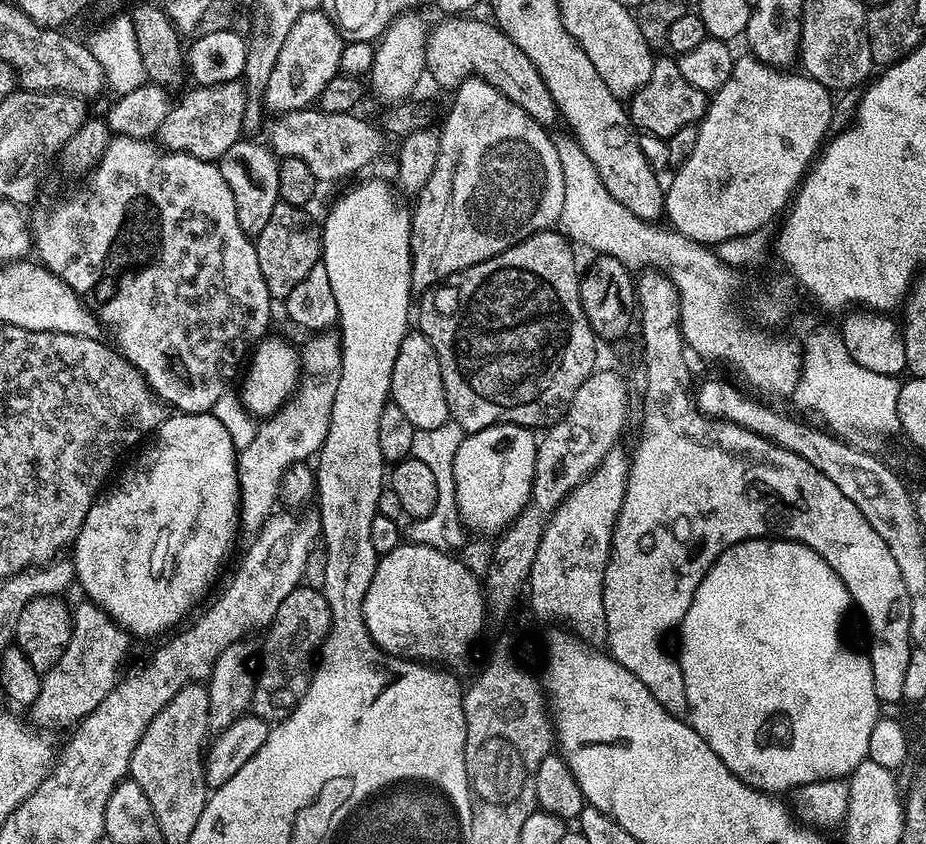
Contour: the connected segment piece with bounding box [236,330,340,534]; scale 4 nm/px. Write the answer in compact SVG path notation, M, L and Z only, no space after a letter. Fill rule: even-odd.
M325 330L307 337L304 348L299 349L300 354L300 383L296 385L296 391L291 398L284 403L284 407L273 416L267 417L264 424L248 440L245 448L239 449L236 458L238 470L238 482L240 483L240 528L249 534L259 532L261 526L267 522L277 507L280 498L280 480L286 474L291 464L308 462L319 453L322 442L328 433L330 426L330 410L334 406L334 394L338 390L338 378L340 377L340 338L339 335Z

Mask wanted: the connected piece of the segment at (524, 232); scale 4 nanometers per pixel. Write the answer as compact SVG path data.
M471 76L470 79L462 81L460 87L455 89L452 100L452 109L448 112L448 117L444 120L444 128L439 129L440 149L438 150L438 162L434 162L434 174L426 182L426 186L415 197L416 208L411 209L412 213L412 287L417 293L423 294L430 288L436 287L441 280L447 280L456 272L461 272L464 268L474 266L478 262L486 262L498 254L502 254L507 248L514 247L518 242L522 242L534 235L535 232L547 232L555 229L560 223L562 214L562 202L566 194L564 185L564 175L562 174L562 162L558 158L555 139L550 135L549 129L530 118L522 106L510 102L494 86L490 86L488 80L481 80L478 76Z

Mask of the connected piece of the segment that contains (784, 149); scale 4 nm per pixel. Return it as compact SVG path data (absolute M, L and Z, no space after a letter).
M751 54L740 55L733 61L731 77L722 87L711 97L708 103L708 109L704 113L698 125L699 136L697 145L690 158L679 168L672 184L666 190L665 215L667 223L684 237L697 241L700 244L715 246L728 238L747 236L752 232L757 232L764 227L780 210L781 212L789 205L796 188L799 187L809 166L813 163L815 156L819 153L823 142L829 135L829 128L834 116L834 104L832 102L833 93L831 89L822 86L816 79L811 79L805 73L790 74L791 72L778 69L773 65L762 63L756 56Z

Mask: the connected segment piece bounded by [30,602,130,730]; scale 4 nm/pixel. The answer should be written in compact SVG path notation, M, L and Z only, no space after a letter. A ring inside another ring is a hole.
M83 603L72 608L70 642L66 642L52 669L41 675L42 690L30 706L31 723L41 730L78 725L114 690L122 676L120 663L128 652L129 633L114 623L98 605Z

